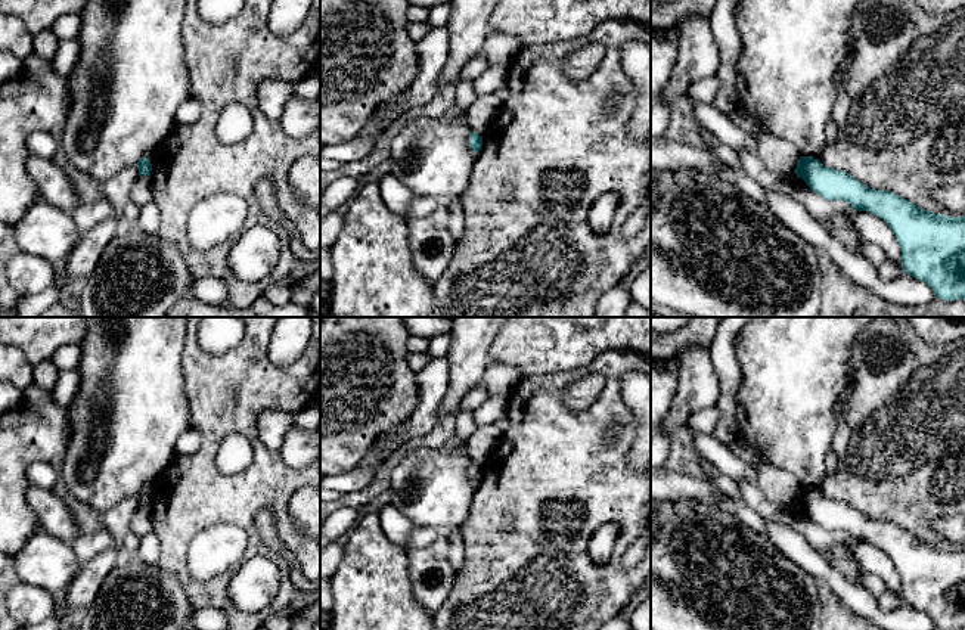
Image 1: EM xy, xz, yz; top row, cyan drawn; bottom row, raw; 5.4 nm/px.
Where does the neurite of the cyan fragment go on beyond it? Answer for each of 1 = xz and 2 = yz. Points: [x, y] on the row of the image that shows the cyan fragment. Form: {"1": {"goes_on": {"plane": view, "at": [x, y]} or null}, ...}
{"1": {"goes_on": null}, "2": {"goes_on": null}}

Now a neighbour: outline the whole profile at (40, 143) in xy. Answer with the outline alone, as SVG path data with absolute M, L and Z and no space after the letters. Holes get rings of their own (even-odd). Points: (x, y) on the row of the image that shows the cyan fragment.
M34 131L27 139L27 148L31 156L52 159L60 150L60 143L52 131Z

